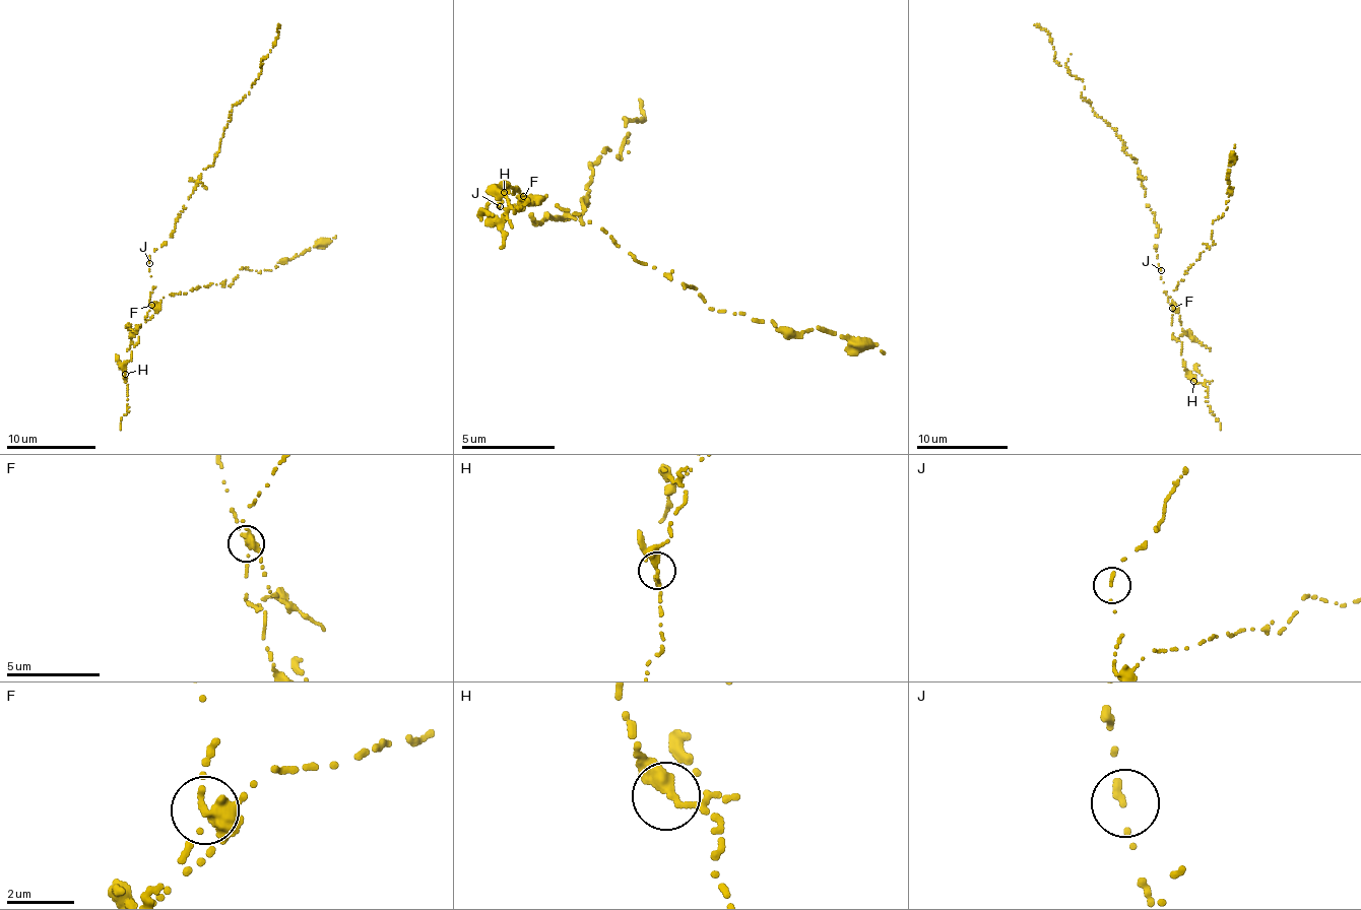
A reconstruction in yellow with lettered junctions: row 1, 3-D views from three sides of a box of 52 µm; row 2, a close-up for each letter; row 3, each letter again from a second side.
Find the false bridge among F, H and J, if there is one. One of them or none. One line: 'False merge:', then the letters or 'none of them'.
False merge: F

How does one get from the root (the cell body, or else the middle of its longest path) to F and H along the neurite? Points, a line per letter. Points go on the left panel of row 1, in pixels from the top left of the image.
F: (149, 263), (153, 286), (151, 305)
H: (149, 263), (153, 286), (149, 303), (155, 313), (133, 331), (127, 324), (135, 331), (138, 343), (125, 374)

